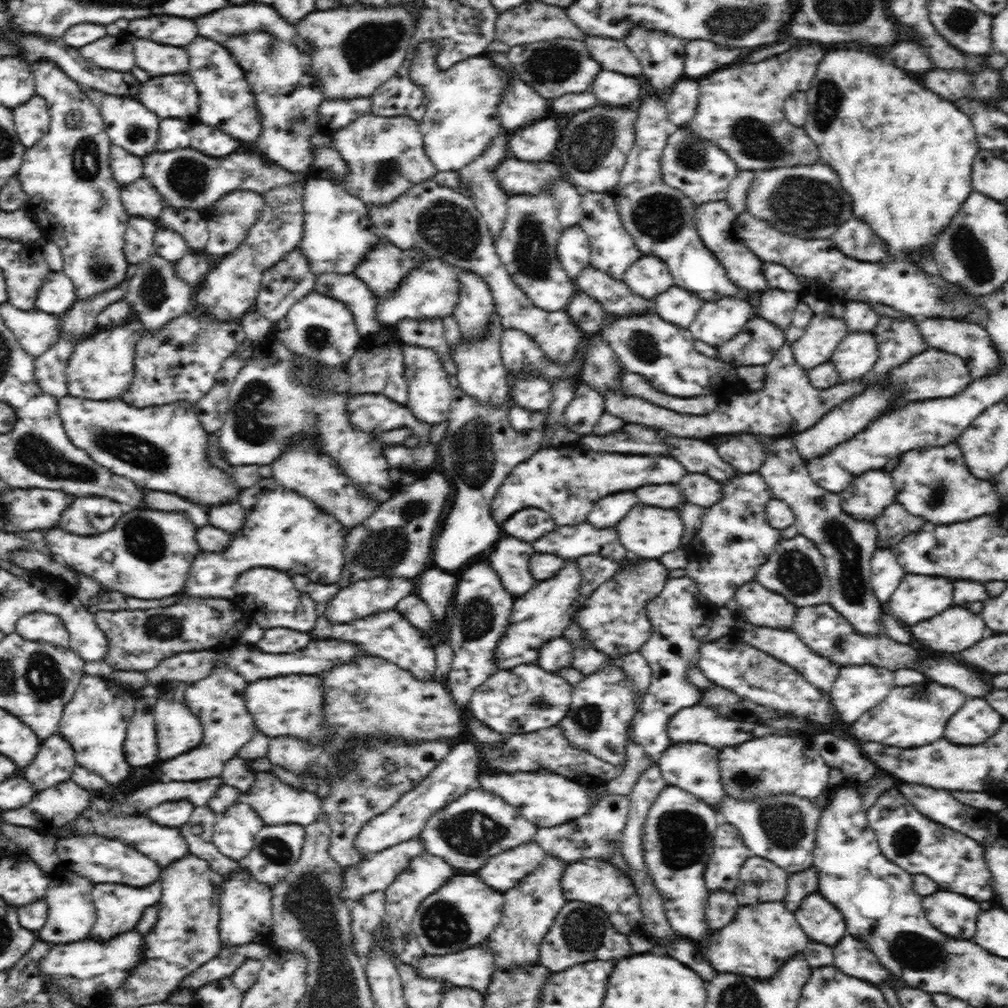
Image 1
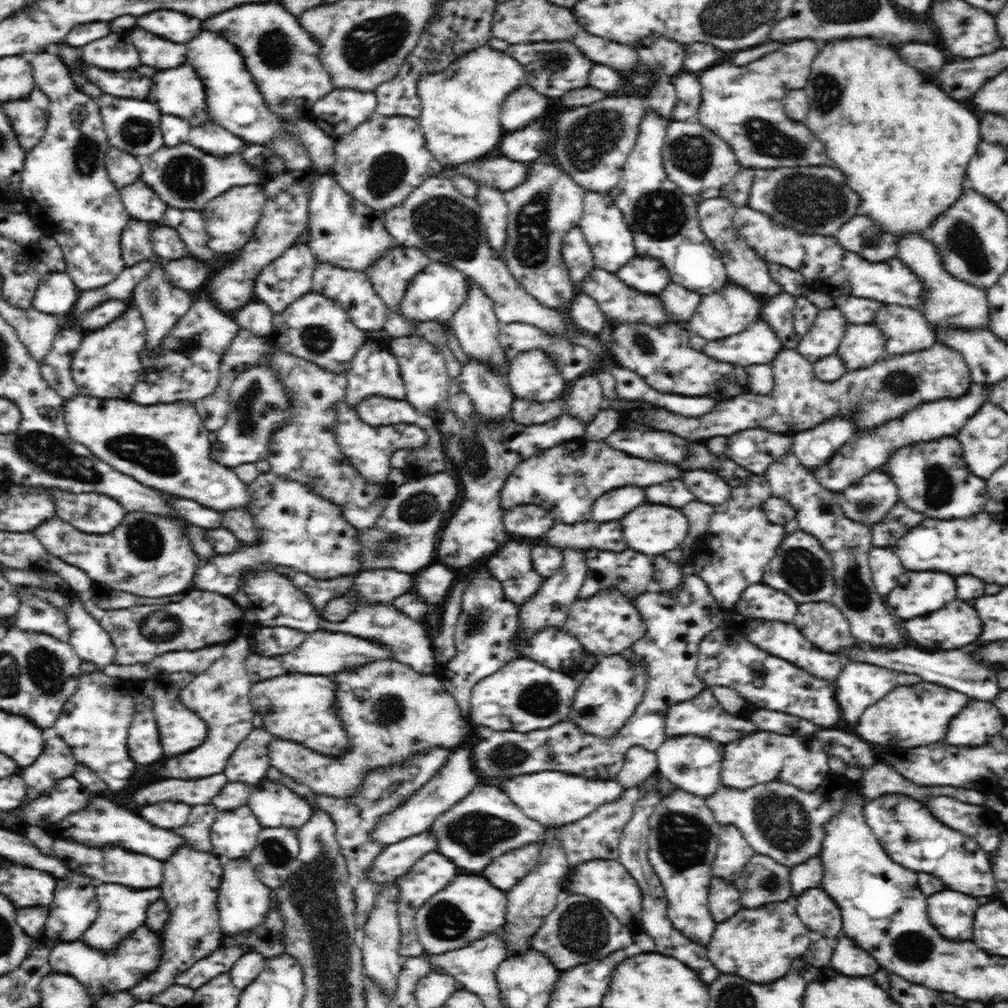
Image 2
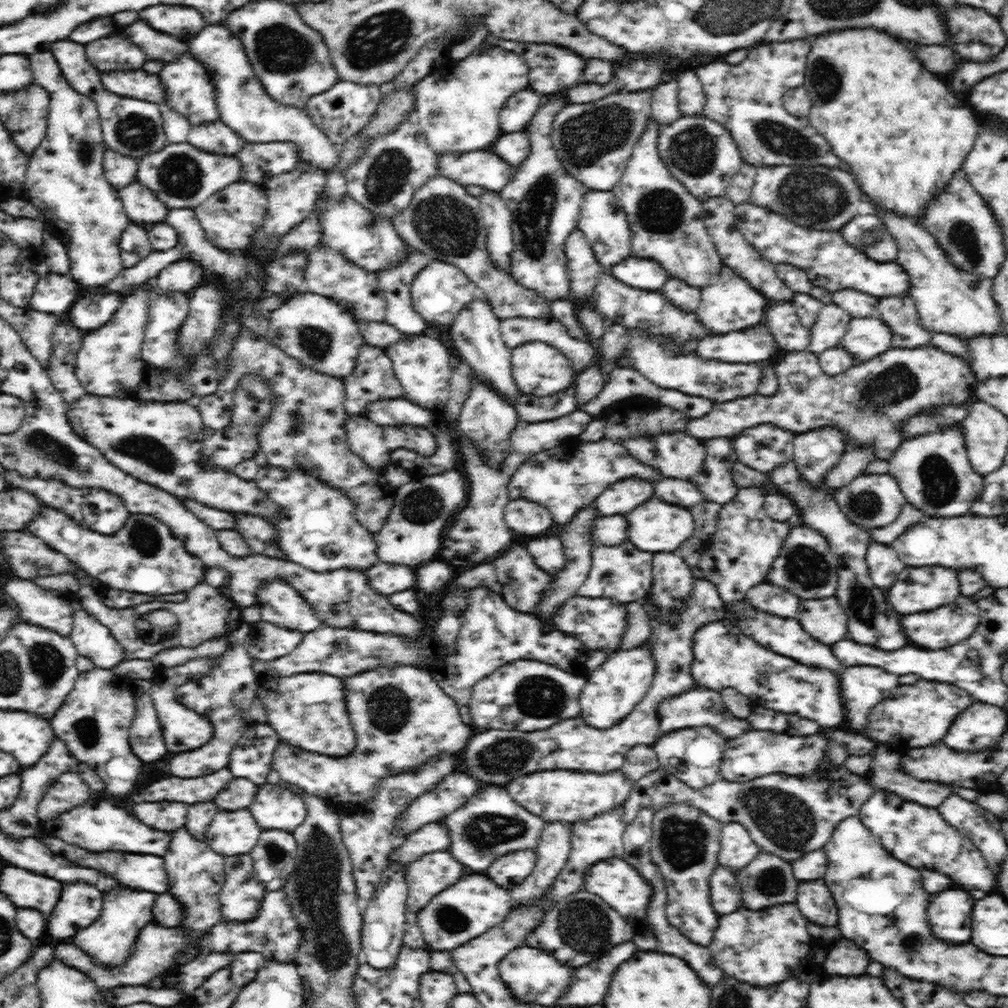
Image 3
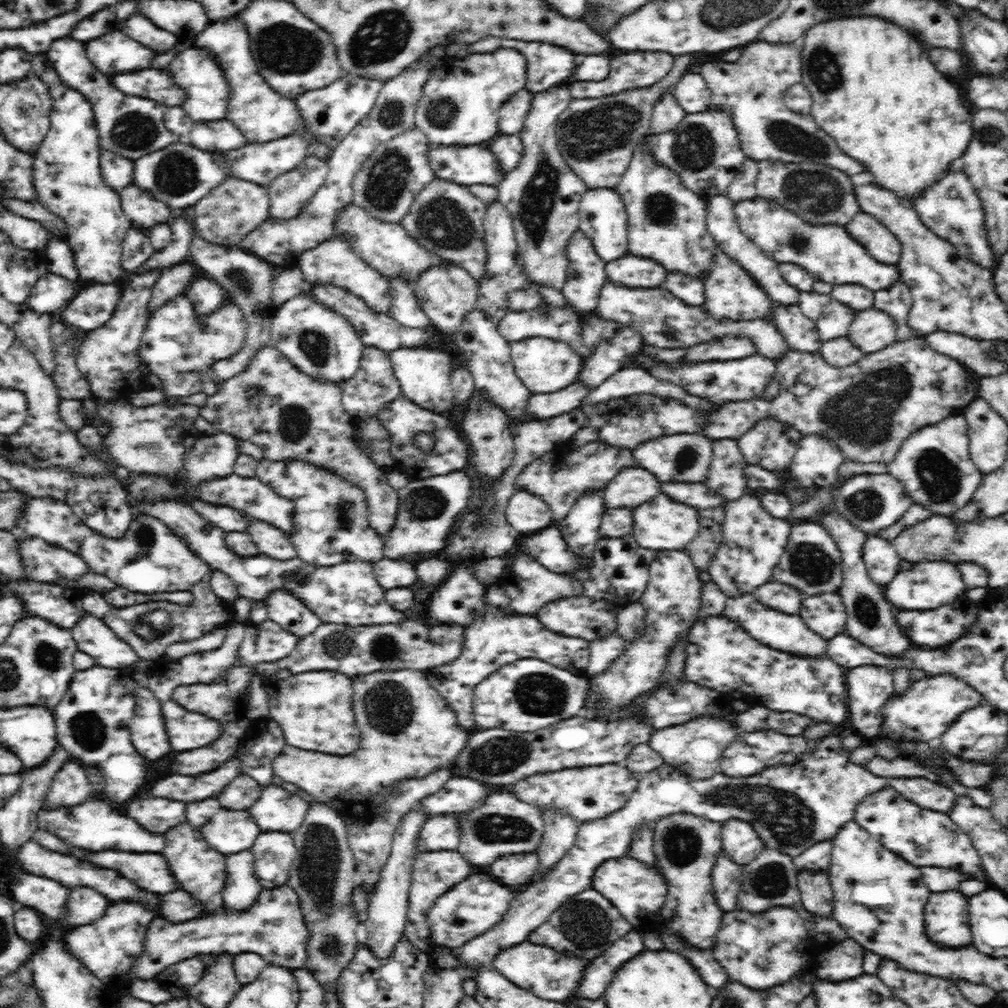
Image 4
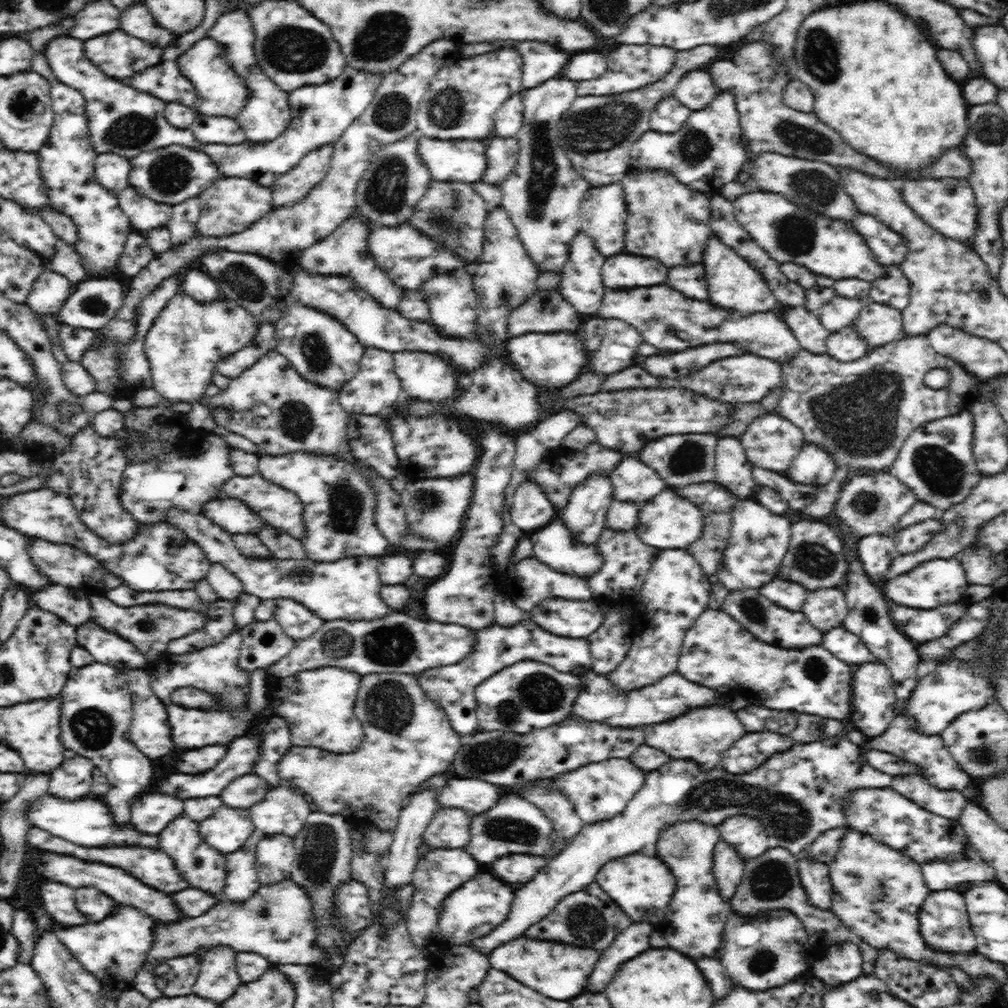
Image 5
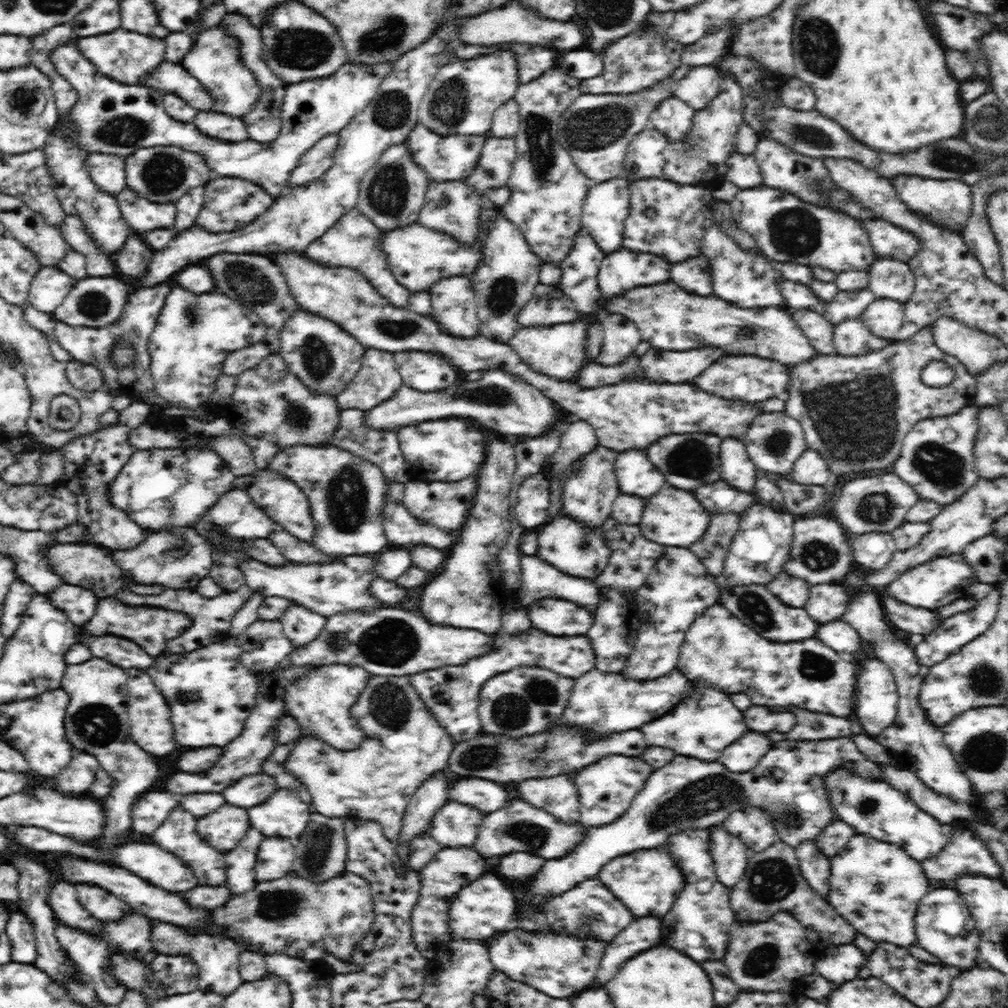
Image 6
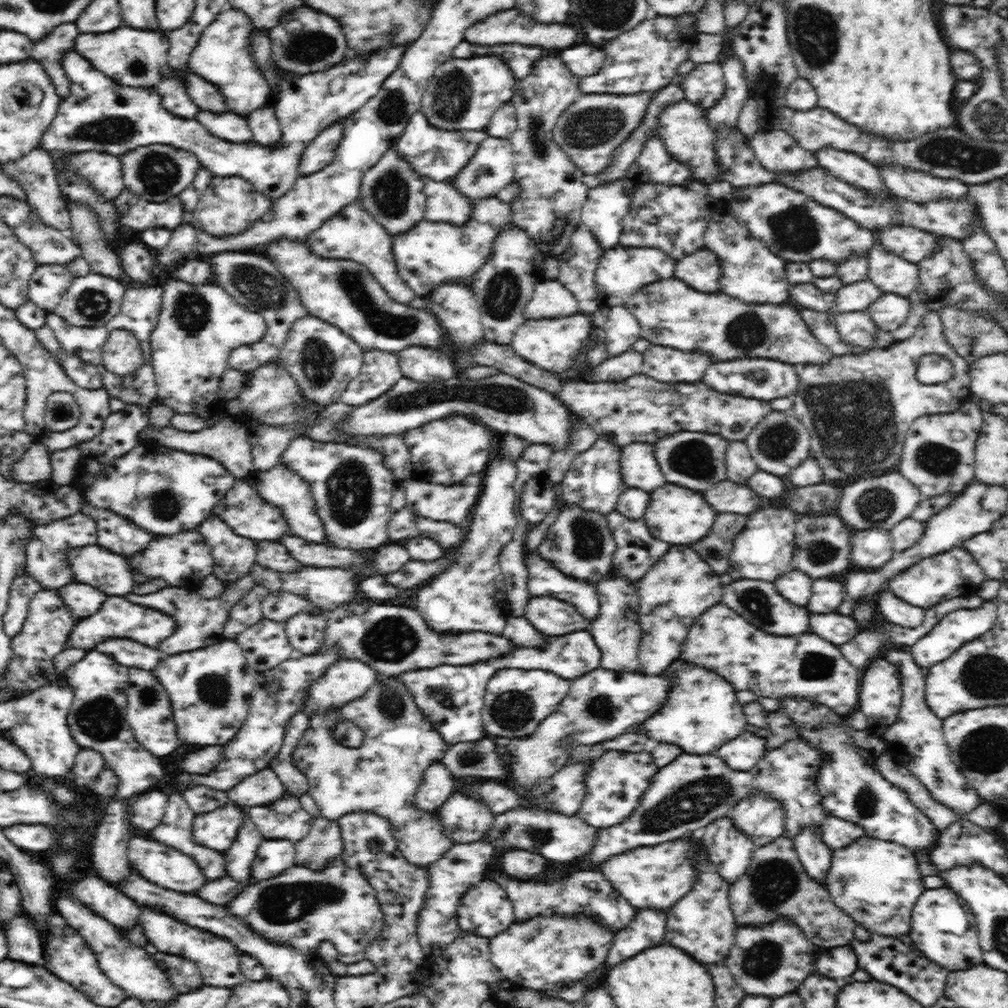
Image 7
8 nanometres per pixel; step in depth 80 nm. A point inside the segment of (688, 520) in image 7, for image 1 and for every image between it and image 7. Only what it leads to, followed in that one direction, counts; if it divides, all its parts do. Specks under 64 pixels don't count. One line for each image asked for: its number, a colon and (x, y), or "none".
1: (647, 533)
2: (651, 529)
3: (655, 526)
4: (660, 524)
5: (668, 521)
6: (673, 517)

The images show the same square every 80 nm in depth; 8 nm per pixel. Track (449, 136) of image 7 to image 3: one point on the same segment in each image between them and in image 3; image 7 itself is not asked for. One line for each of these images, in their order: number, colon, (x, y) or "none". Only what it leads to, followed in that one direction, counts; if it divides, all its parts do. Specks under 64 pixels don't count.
3: (486, 169)
4: (469, 165)
5: (460, 160)
6: (448, 158)

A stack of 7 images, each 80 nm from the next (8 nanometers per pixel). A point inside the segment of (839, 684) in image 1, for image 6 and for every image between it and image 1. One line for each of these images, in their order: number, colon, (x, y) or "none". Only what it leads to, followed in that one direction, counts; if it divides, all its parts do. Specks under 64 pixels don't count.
2: (859, 685)
3: (862, 687)
4: (868, 687)
5: (873, 700)
6: (875, 704)

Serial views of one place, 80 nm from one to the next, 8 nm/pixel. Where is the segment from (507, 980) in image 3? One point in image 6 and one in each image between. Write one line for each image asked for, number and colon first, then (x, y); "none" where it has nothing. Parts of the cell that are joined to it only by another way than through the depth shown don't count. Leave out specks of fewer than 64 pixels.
4: (552, 976)
5: (560, 971)
6: (556, 964)

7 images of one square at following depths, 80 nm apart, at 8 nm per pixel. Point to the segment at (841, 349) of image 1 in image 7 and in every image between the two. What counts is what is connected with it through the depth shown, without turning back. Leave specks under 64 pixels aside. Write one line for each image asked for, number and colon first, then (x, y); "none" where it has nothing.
2: (862, 346)
3: (865, 338)
4: (871, 330)
5: (878, 324)
6: (884, 317)
7: (888, 312)

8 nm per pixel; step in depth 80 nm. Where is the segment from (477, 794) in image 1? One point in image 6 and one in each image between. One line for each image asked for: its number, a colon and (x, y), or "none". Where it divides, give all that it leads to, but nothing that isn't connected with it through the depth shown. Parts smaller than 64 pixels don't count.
2: (485, 824)
3: (490, 824)
4: (502, 825)
5: (514, 825)
6: (519, 827)

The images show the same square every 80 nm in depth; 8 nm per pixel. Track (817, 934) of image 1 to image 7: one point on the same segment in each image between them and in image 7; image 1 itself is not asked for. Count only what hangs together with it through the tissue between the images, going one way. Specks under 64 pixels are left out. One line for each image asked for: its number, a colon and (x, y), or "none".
2: (818, 912)
3: (815, 901)
4: (815, 891)
5: (814, 875)
6: (815, 867)
7: (815, 857)

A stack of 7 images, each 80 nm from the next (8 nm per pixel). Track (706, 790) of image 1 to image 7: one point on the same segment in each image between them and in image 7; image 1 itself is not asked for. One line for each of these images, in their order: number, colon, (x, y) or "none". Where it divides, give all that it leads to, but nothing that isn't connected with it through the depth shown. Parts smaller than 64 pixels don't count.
2: (692, 763)
3: (694, 755)
4: (696, 747)
5: (702, 734)
6: (701, 726)
7: (701, 713)

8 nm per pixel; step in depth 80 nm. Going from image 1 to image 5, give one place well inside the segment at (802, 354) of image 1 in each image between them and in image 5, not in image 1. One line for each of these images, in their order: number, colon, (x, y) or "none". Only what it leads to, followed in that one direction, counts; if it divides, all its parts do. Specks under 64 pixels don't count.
2: (822, 339)
3: (832, 323)
4: (835, 320)
5: (839, 313)

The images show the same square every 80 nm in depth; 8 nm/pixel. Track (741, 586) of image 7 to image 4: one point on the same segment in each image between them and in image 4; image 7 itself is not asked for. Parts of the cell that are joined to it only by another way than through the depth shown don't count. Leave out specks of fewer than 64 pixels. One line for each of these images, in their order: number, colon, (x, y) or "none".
4: (790, 634)
5: (775, 625)
6: (754, 605)

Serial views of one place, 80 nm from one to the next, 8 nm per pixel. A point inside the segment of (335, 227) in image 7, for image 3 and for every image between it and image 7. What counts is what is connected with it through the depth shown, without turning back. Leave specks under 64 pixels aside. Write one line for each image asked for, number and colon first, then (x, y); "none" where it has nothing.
3: (328, 273)
4: (333, 261)
5: (343, 253)
6: (352, 242)

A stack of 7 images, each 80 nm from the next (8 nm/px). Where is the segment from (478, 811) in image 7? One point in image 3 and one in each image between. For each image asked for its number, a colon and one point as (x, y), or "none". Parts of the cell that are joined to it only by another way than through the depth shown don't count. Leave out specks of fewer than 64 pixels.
3: (433, 837)
4: (441, 832)
5: (450, 827)
6: (454, 825)

